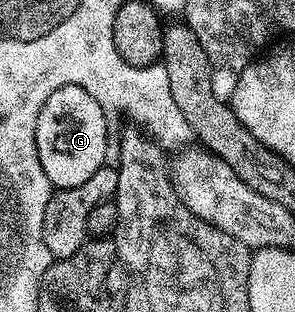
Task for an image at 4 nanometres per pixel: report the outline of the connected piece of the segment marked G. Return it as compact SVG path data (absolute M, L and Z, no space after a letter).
M66 84L53 90L53 94L49 94L49 98L41 106L35 123L35 141L37 142L37 154L41 158L41 170L45 170L52 186L56 189L81 186L81 182L93 178L93 174L97 174L97 170L108 163L107 119L109 119L108 113L85 89Z

